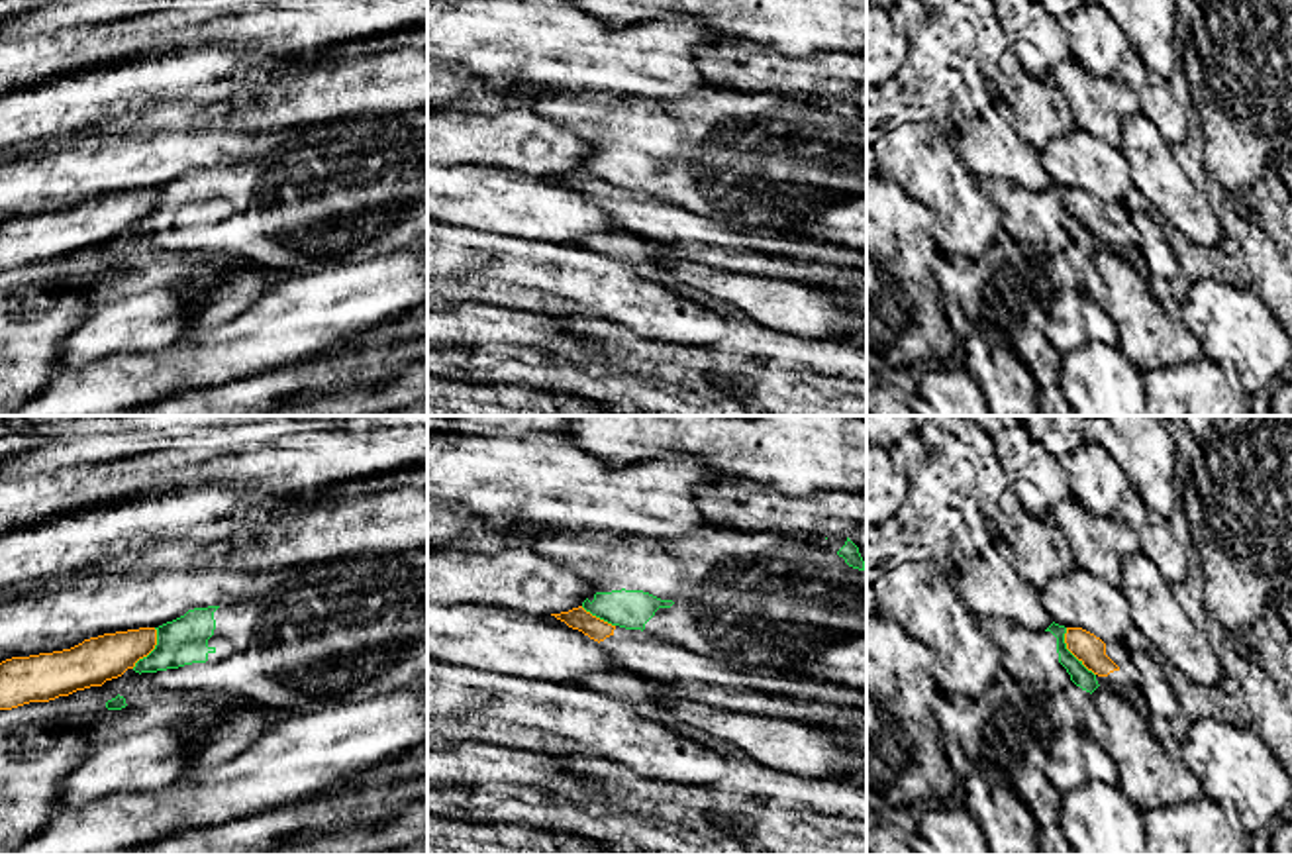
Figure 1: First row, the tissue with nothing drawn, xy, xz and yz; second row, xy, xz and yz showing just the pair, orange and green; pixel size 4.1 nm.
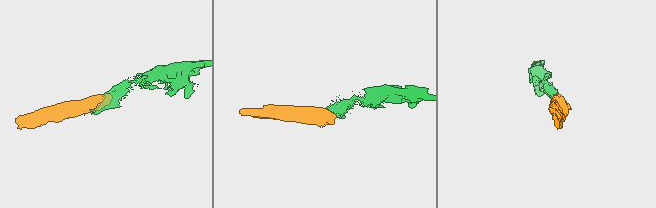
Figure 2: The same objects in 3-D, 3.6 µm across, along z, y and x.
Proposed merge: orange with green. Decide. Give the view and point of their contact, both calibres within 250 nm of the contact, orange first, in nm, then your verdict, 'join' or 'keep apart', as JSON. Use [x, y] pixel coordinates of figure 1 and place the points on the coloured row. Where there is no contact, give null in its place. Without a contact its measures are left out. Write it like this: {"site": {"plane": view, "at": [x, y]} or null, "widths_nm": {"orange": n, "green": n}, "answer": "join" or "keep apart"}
{"site": {"plane": "yz", "at": [1071, 652]}, "widths_nm": {"orange": 120, "green": 80}, "answer": "keep apart"}

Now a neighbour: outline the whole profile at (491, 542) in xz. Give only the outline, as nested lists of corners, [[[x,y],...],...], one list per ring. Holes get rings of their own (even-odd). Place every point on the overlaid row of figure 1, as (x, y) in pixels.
[[[490,528],[484,533],[465,537],[465,539],[461,537],[459,545],[471,551],[482,551],[494,555],[504,547],[504,533],[500,528]]]

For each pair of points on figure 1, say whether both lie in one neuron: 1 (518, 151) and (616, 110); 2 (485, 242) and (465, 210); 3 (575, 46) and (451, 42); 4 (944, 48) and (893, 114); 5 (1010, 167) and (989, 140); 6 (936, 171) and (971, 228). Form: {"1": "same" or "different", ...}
{"1": "different", "2": "different", "3": "same", "4": "same", "5": "same", "6": "same"}

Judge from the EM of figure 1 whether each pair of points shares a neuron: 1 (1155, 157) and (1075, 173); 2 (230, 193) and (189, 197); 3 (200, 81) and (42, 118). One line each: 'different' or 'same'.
1: different
2: same
3: same

